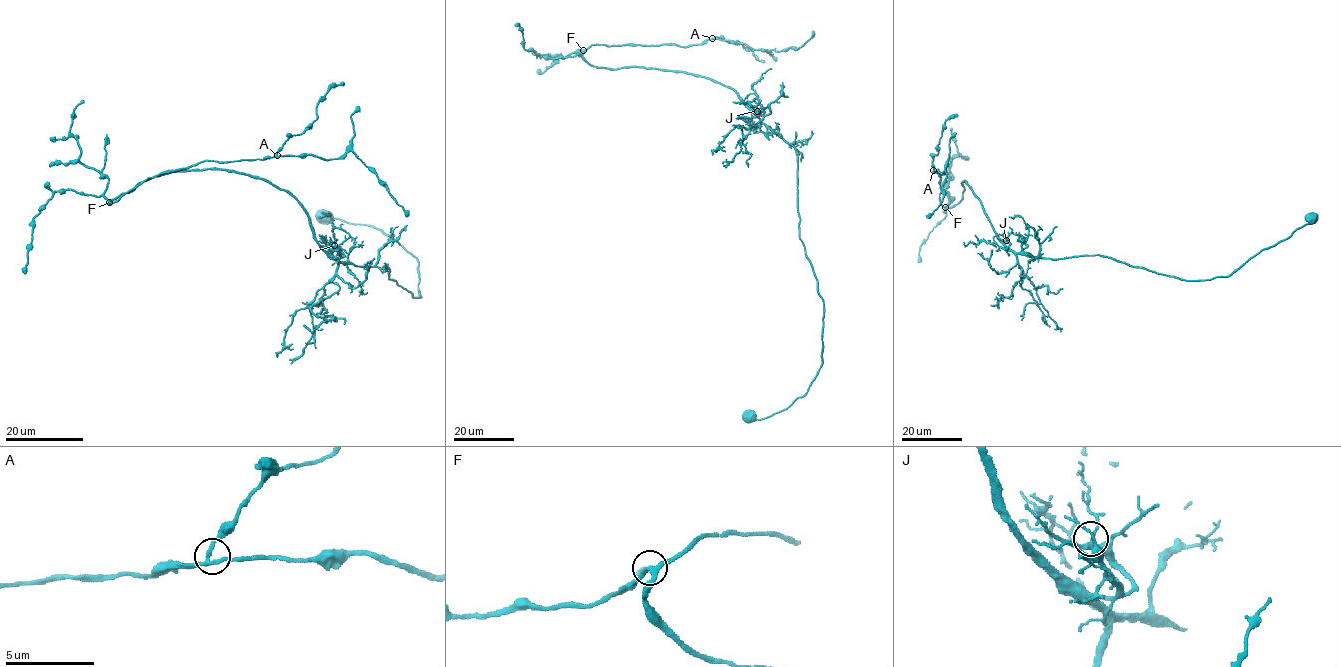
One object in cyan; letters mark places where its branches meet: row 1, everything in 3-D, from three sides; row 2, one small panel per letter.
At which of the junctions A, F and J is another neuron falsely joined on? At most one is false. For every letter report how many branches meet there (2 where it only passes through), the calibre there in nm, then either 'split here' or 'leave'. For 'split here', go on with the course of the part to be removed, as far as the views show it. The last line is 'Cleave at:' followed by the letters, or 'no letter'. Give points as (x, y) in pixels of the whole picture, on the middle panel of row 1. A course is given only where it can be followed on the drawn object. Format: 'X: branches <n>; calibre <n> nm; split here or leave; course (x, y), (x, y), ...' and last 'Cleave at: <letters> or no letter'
A: branches 3; calibre 200 nm; leave
F: branches 3; calibre 240 nm; leave
J: branches 3; calibre 220 nm; leave
Cleave at: no letter

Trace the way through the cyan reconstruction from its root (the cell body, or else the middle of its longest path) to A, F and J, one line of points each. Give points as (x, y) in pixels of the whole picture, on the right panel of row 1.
A: (1312, 215), (1228, 275), (1186, 281), (1099, 255), (1015, 253), (964, 181), (959, 202), (940, 203), (933, 170)
F: (1312, 215), (1311, 223), (1228, 275), (1186, 281), (1099, 255), (1015, 253), (964, 181), (963, 198), (945, 207)
J: (1312, 215), (1311, 223), (1228, 275), (1206, 280), (1181, 280), (1099, 255), (1027, 256), (1006, 250), (1006, 240)

